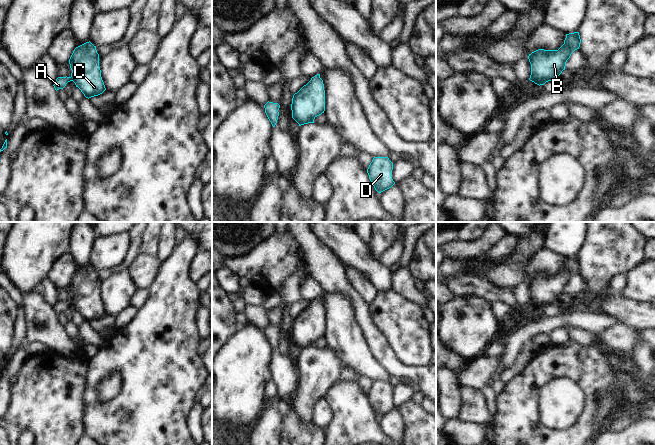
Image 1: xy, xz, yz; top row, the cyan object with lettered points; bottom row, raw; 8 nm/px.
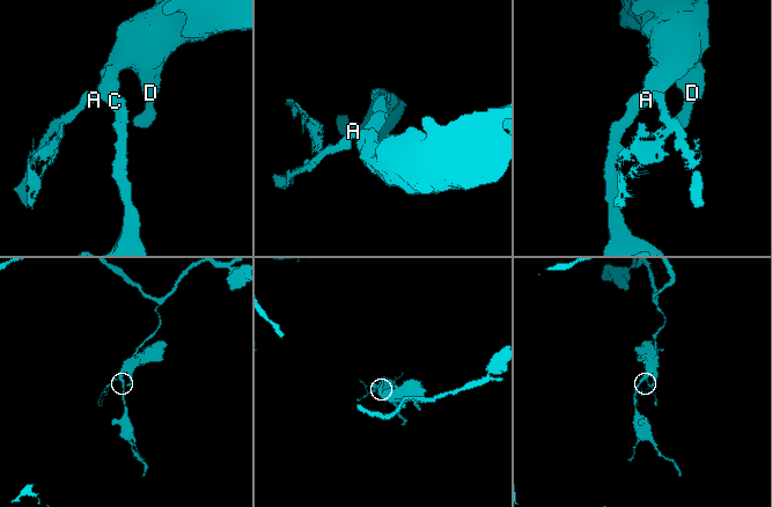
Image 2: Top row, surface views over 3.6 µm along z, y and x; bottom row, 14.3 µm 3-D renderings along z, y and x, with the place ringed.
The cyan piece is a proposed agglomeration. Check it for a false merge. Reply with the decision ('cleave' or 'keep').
cleave

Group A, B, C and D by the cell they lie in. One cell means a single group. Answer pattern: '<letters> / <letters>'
A / B C D

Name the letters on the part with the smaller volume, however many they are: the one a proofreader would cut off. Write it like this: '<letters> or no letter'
A

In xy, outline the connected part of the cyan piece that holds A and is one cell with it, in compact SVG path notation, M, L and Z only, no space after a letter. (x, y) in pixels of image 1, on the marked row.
M58 77L54 83L55 90L63 89L68 82L71 81L71 77Z

